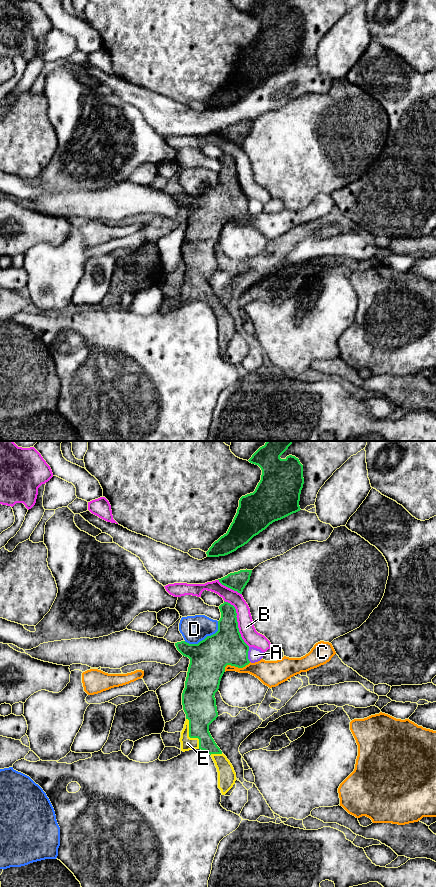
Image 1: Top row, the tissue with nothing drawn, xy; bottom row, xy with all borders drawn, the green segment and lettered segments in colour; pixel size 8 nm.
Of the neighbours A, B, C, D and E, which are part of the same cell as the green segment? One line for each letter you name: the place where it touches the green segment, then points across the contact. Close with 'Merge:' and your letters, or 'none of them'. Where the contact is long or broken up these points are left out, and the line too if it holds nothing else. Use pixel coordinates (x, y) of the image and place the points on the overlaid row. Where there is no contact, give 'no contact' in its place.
E: xy (189, 736)
Merge: E

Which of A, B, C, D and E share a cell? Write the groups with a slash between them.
A / B / C / D / E

